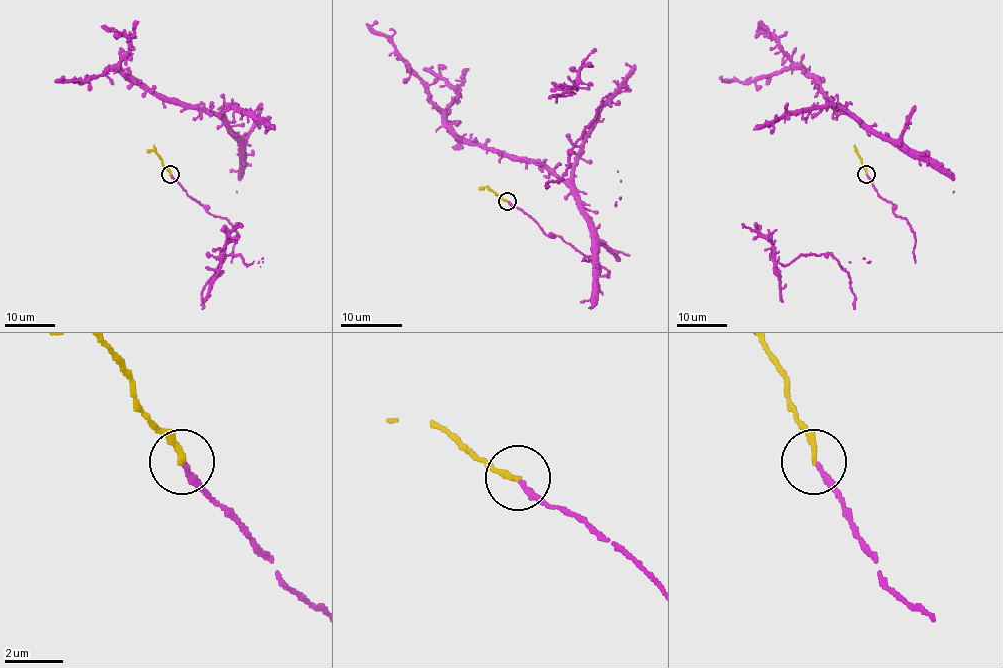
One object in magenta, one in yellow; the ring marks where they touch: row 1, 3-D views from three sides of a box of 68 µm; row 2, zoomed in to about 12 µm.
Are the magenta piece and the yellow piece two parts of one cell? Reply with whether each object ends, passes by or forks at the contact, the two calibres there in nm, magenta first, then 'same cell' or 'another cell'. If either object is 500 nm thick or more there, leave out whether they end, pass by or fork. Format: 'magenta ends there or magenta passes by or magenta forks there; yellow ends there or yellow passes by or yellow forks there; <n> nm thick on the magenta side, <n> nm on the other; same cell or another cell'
magenta ends there; yellow ends there; 220 nm thick on the magenta side, 200 nm on the other; same cell

